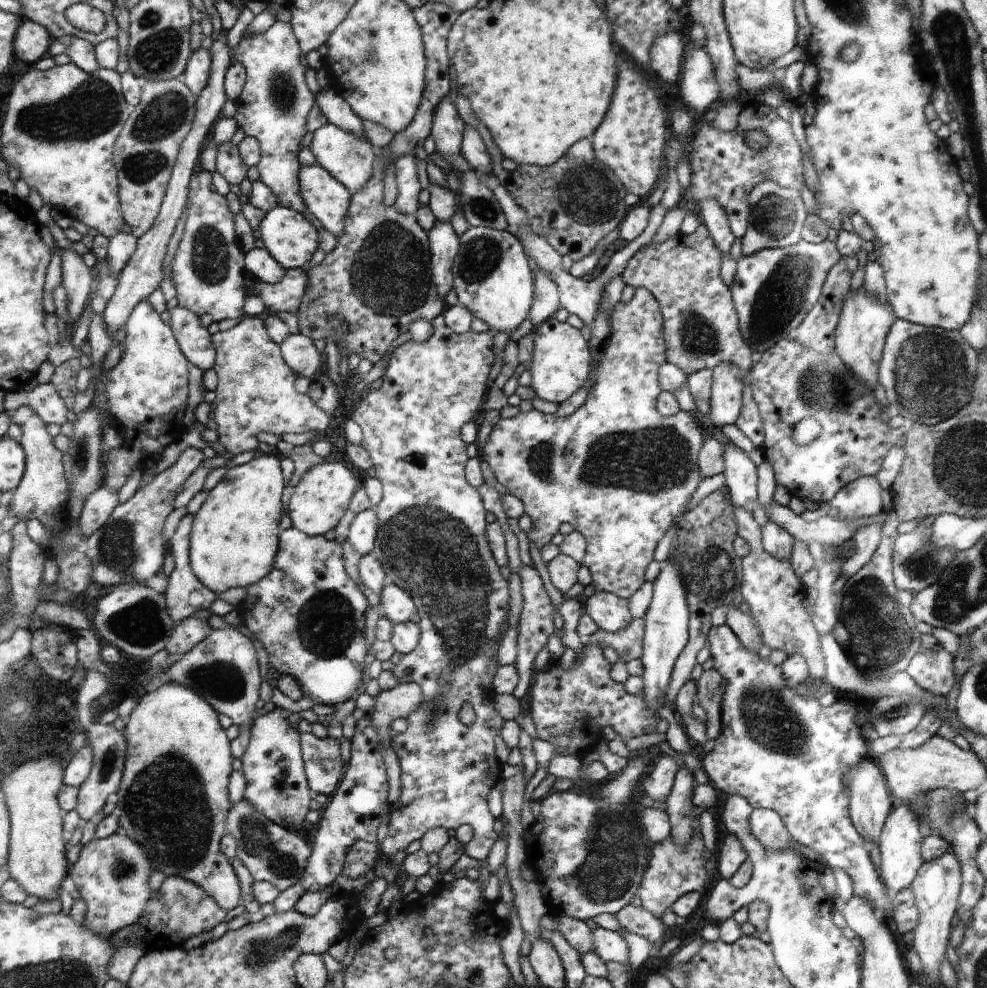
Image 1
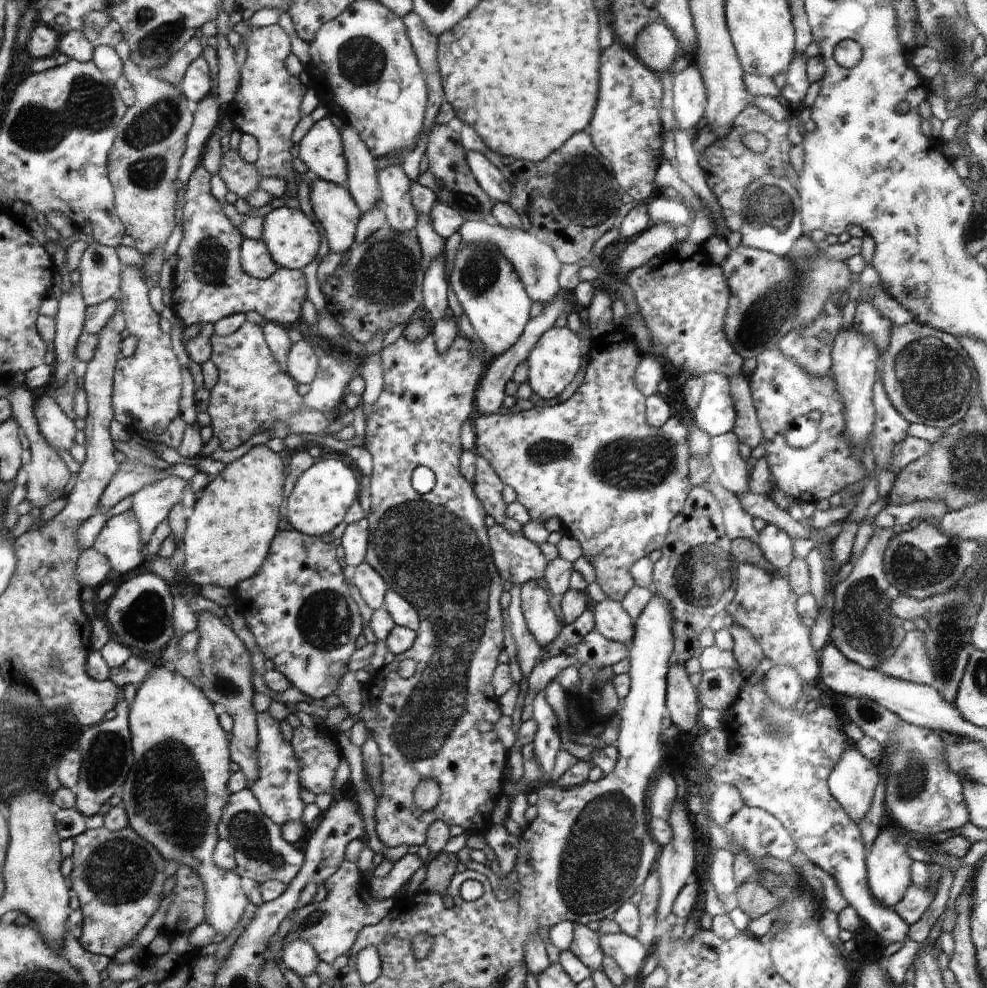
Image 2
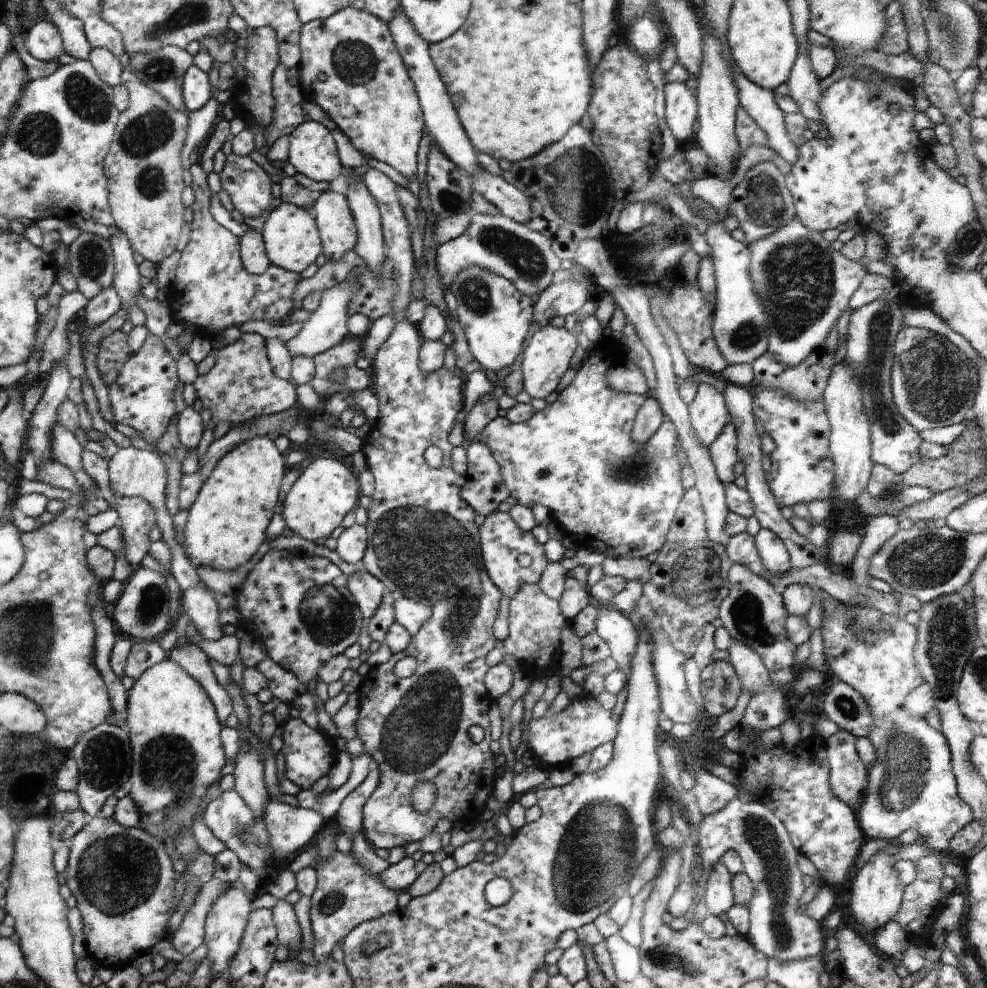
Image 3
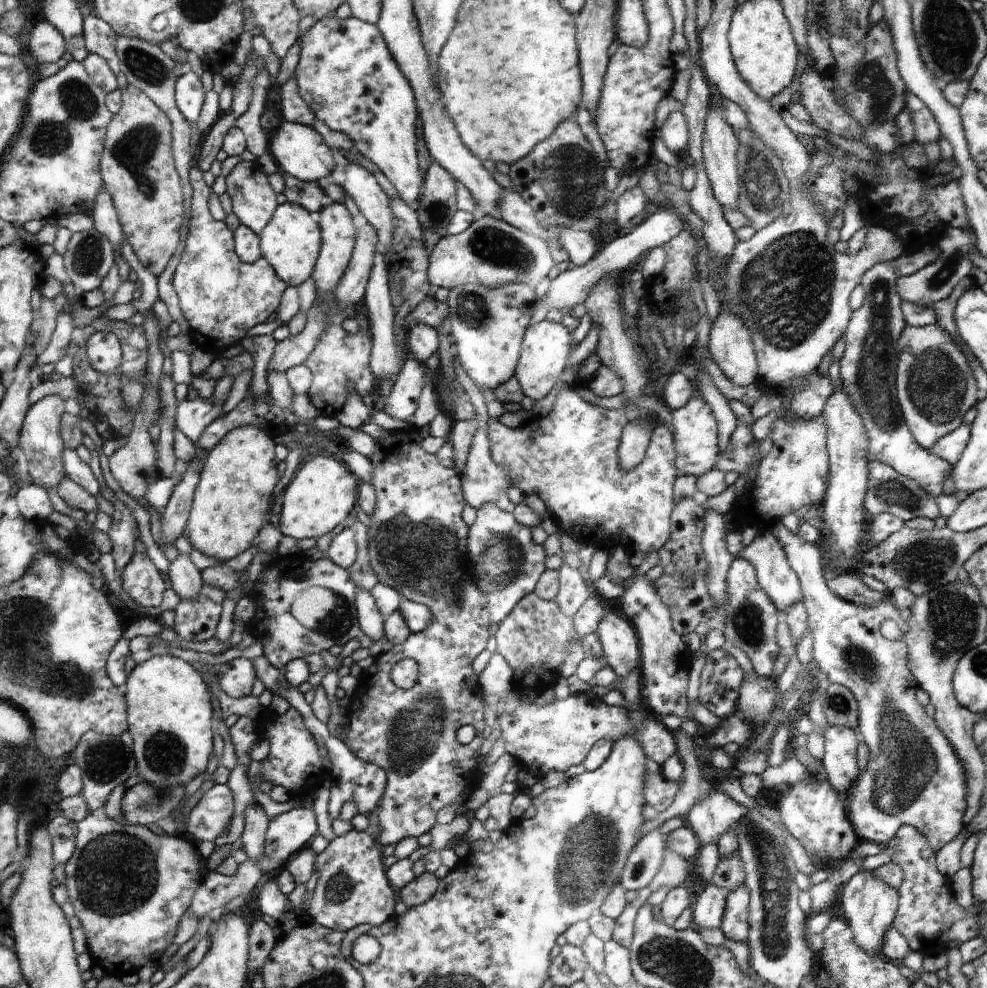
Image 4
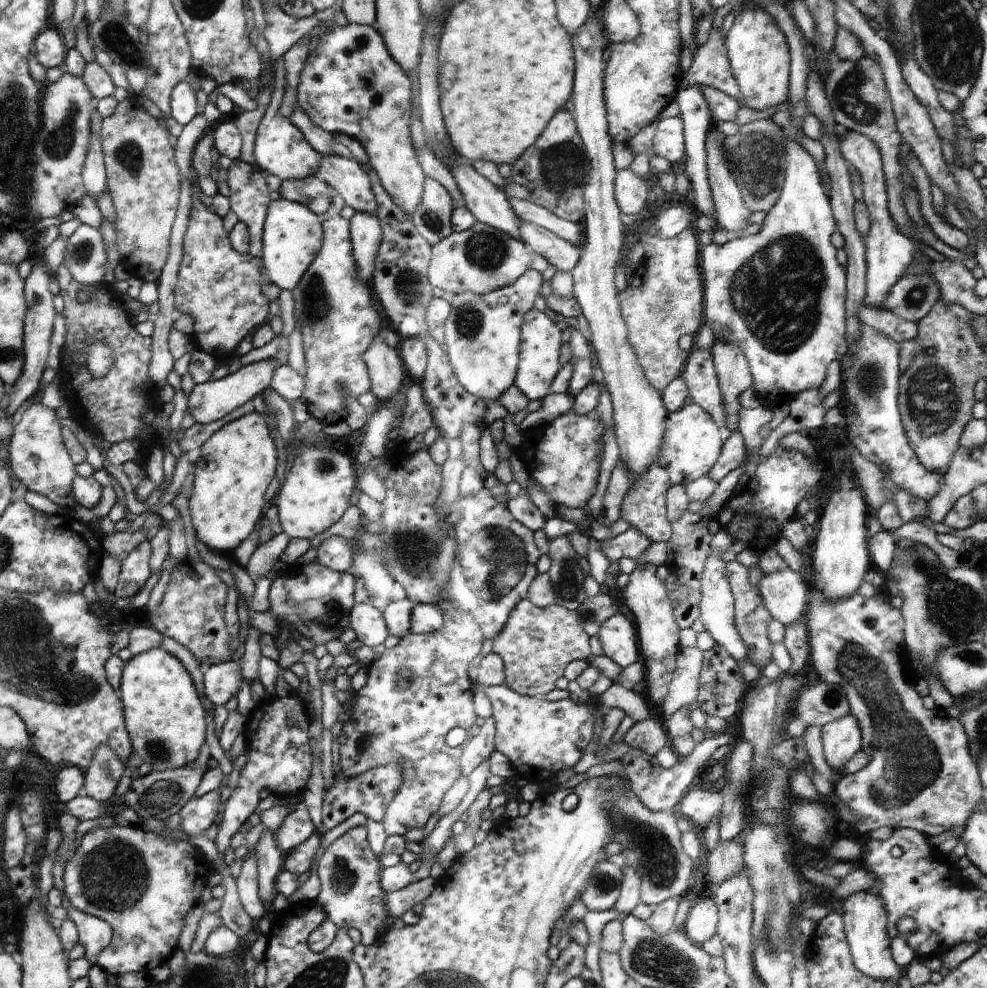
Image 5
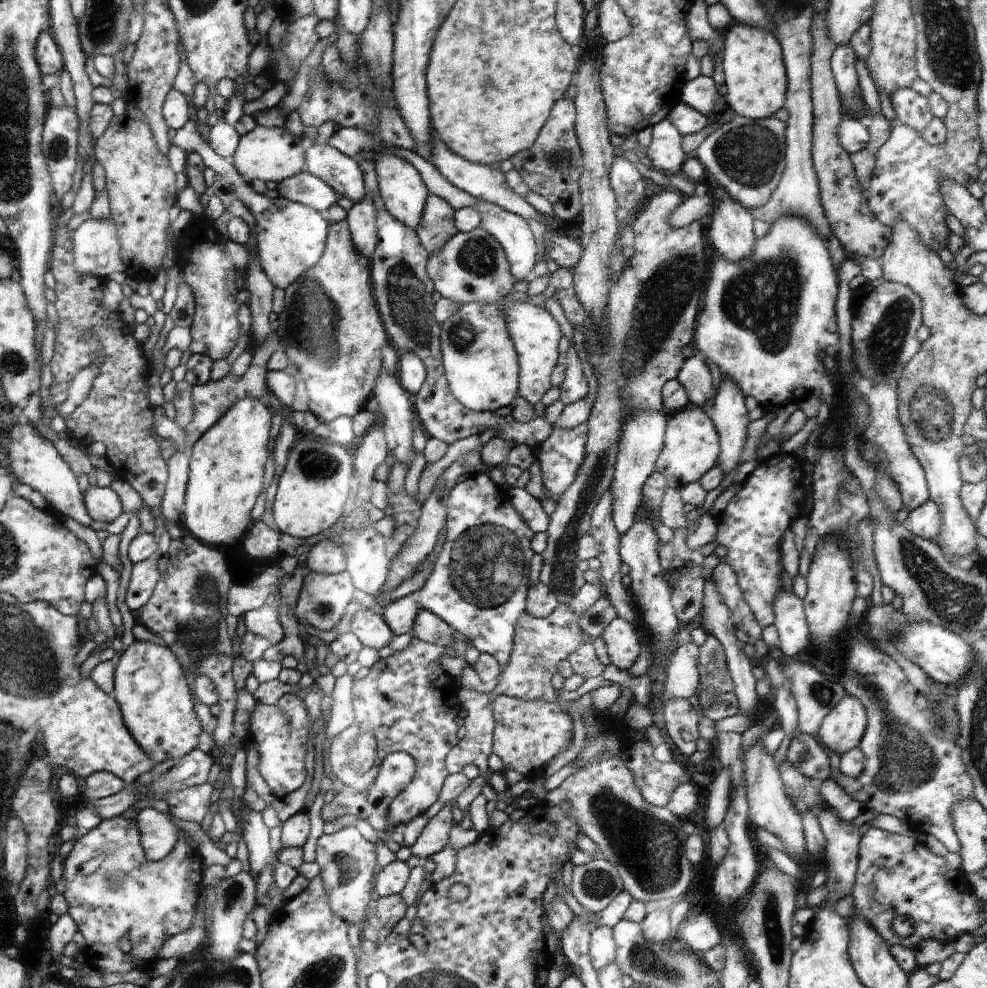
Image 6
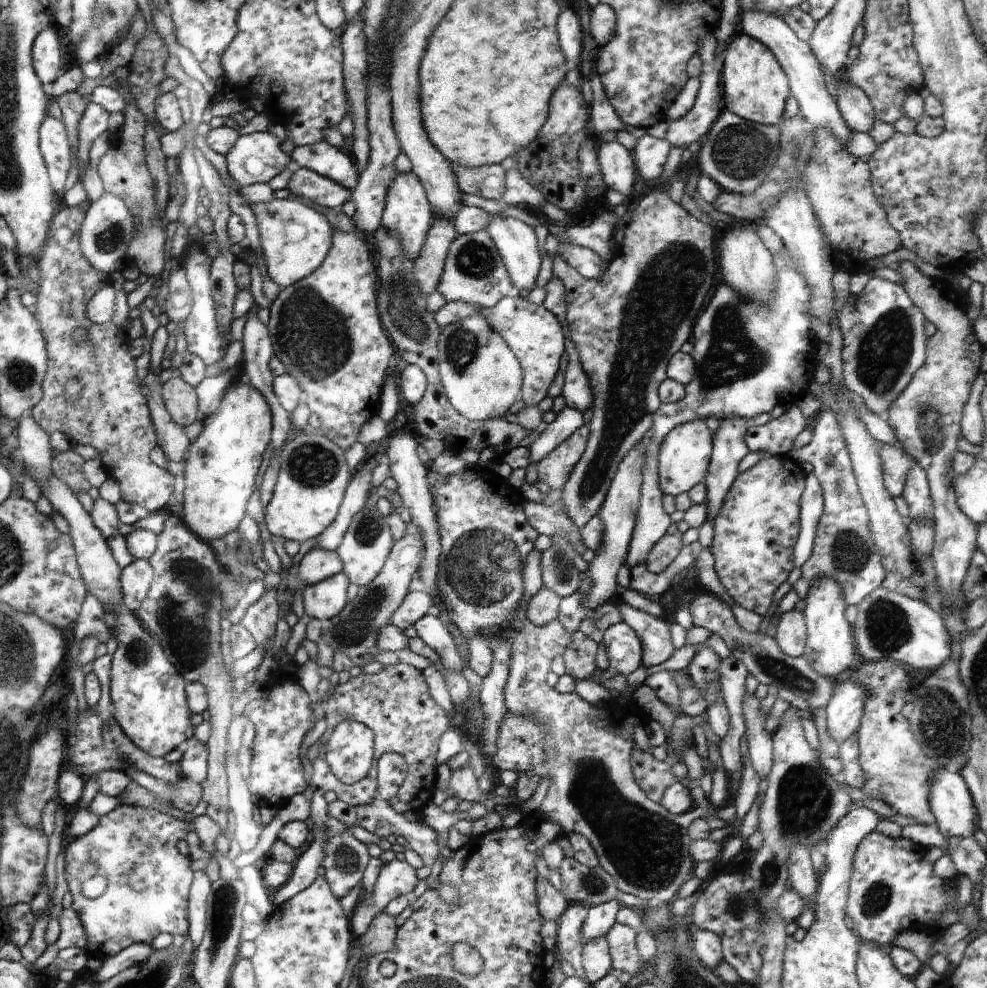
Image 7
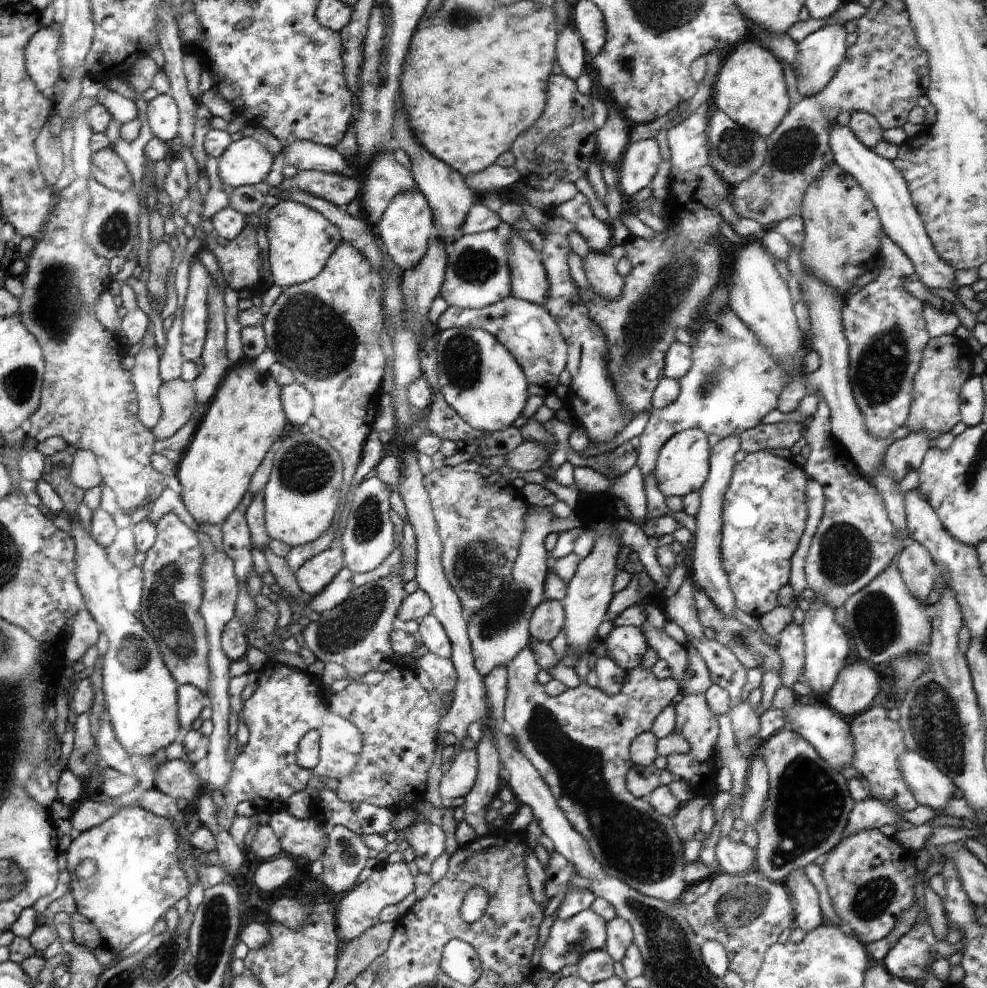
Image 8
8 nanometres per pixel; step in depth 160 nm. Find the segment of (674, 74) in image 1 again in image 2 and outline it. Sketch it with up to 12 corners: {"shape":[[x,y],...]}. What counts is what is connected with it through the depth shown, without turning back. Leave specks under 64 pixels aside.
{"shape":[[652,22],[632,47],[656,73],[678,54],[674,34]]}

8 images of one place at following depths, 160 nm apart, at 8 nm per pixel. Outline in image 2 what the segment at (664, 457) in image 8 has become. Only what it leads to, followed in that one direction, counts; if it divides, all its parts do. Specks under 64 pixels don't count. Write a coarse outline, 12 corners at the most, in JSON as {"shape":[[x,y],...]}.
{"shape":[[702,374],[692,412],[710,438],[733,431],[738,412],[730,380]]}

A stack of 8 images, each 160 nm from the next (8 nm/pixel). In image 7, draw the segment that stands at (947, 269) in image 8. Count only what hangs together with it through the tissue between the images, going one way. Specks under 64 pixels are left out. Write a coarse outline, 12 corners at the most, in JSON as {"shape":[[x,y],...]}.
{"shape":[[740,10],[738,31],[763,42],[791,79],[810,126],[846,146],[852,130],[808,44],[780,16]]}

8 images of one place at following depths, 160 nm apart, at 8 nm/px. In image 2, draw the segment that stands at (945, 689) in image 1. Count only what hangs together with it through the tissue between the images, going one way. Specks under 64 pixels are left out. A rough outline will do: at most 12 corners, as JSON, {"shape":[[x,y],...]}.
{"shape":[[908,632],[876,670],[912,684],[932,685],[934,664],[924,633]]}

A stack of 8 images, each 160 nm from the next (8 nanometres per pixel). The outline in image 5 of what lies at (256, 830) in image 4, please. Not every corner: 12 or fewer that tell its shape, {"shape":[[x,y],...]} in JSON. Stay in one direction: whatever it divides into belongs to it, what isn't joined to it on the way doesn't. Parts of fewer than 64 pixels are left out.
{"shape":[[254,852],[235,879],[238,902],[252,918],[267,914],[260,900]]}

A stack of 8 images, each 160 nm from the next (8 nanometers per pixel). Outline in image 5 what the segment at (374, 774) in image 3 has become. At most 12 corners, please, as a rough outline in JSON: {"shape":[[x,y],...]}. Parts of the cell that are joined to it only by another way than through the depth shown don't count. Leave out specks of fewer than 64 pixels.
{"shape":[[366,830],[326,848],[316,899],[336,927],[374,945],[386,920]]}

